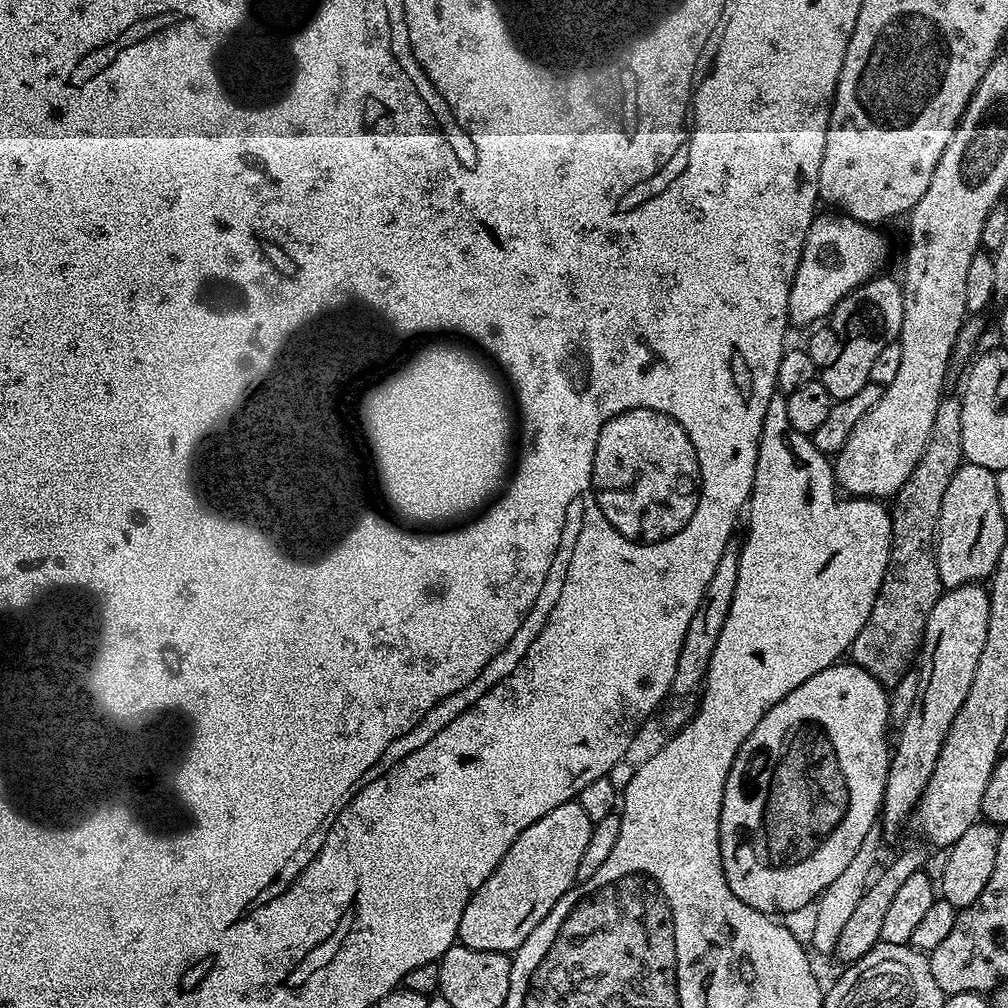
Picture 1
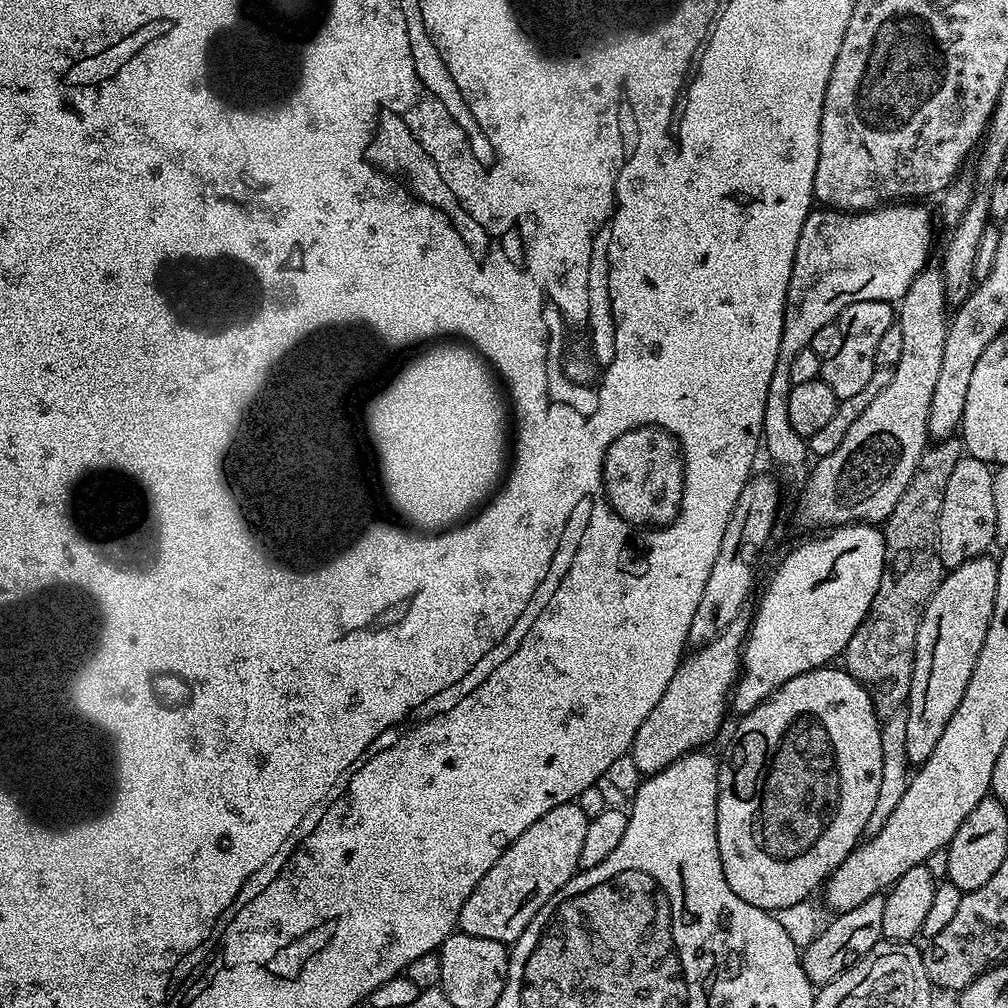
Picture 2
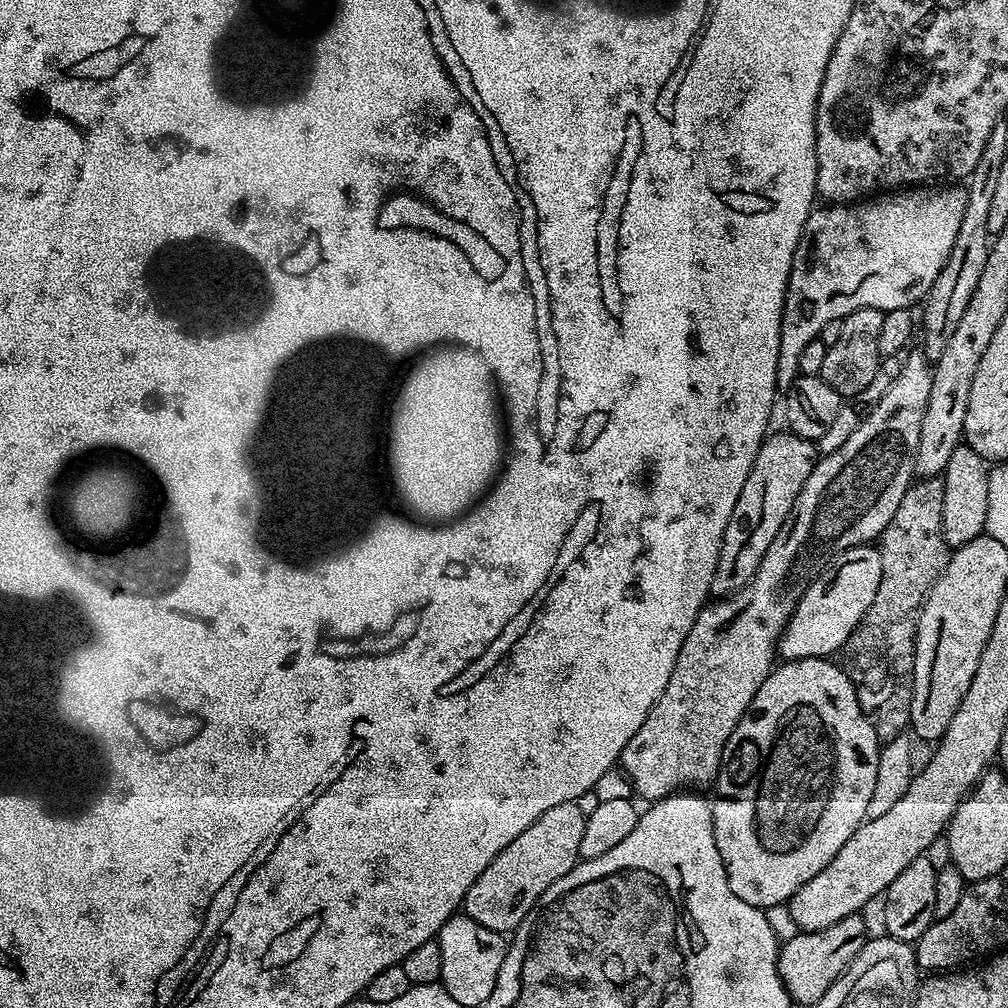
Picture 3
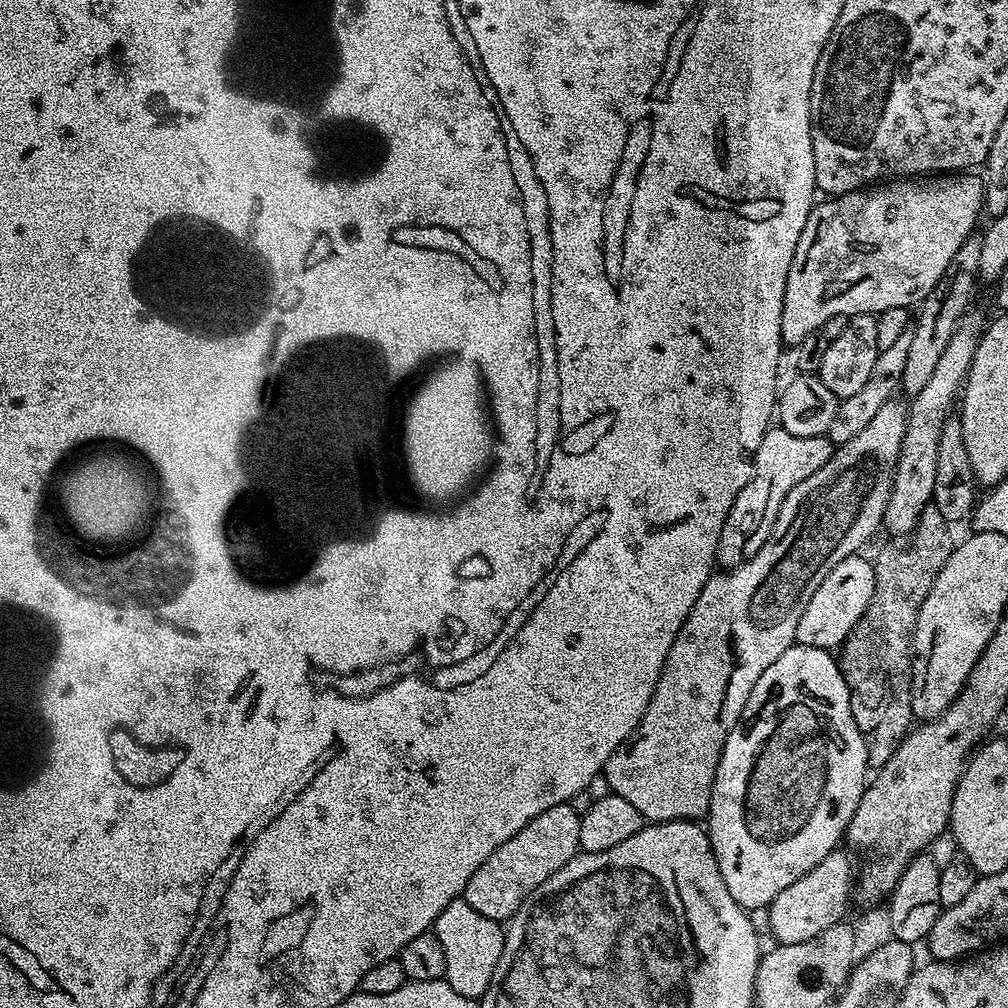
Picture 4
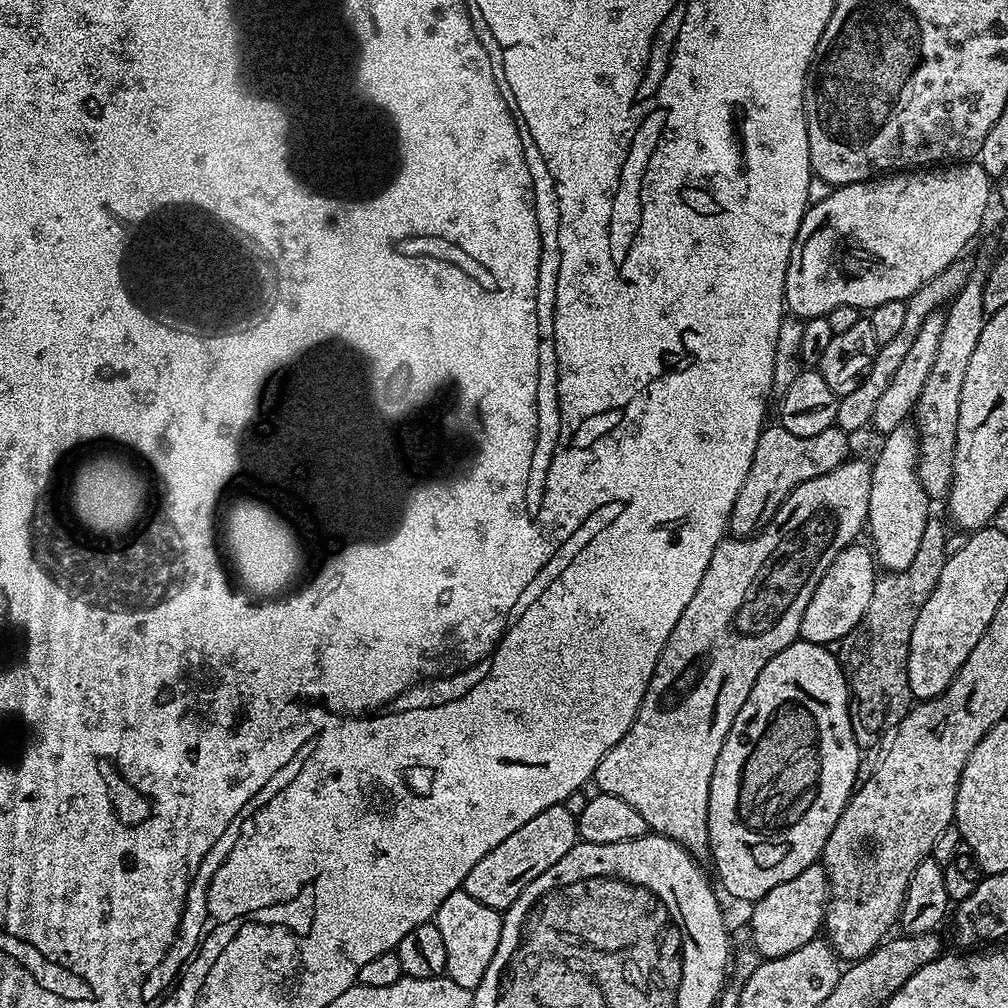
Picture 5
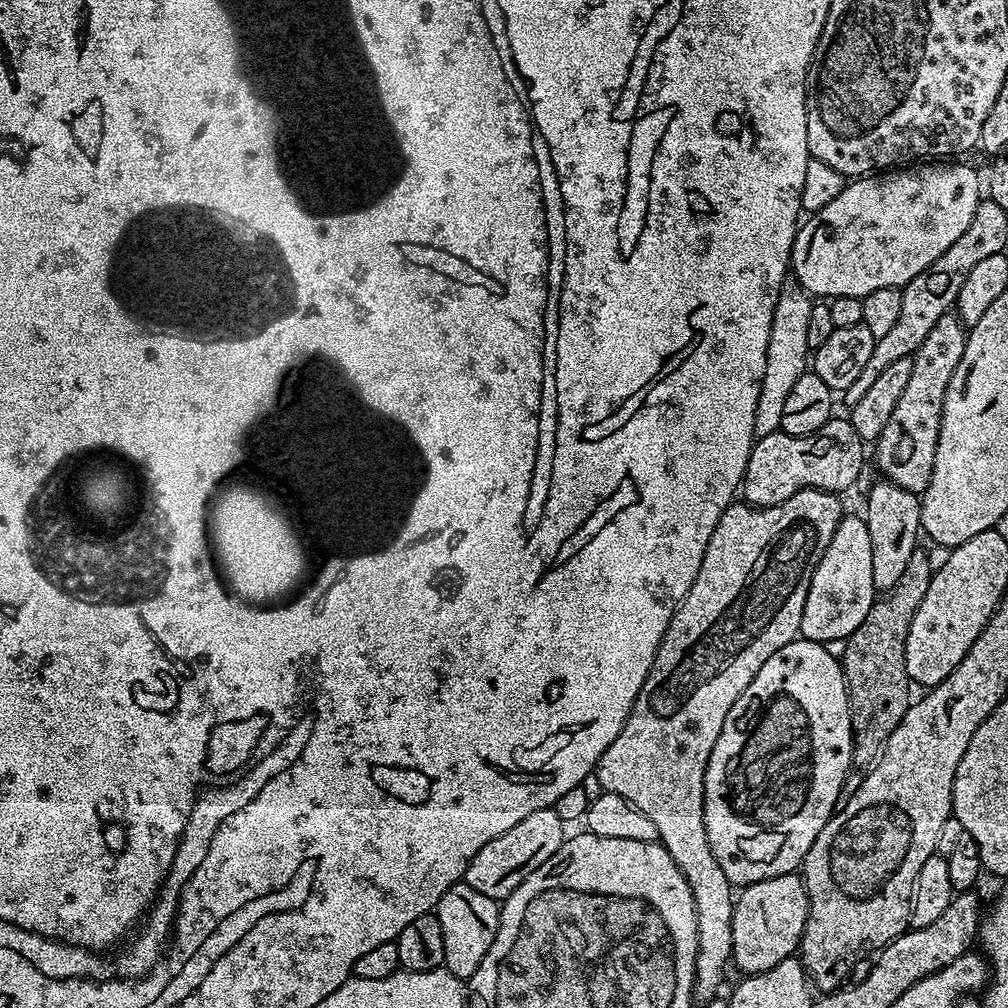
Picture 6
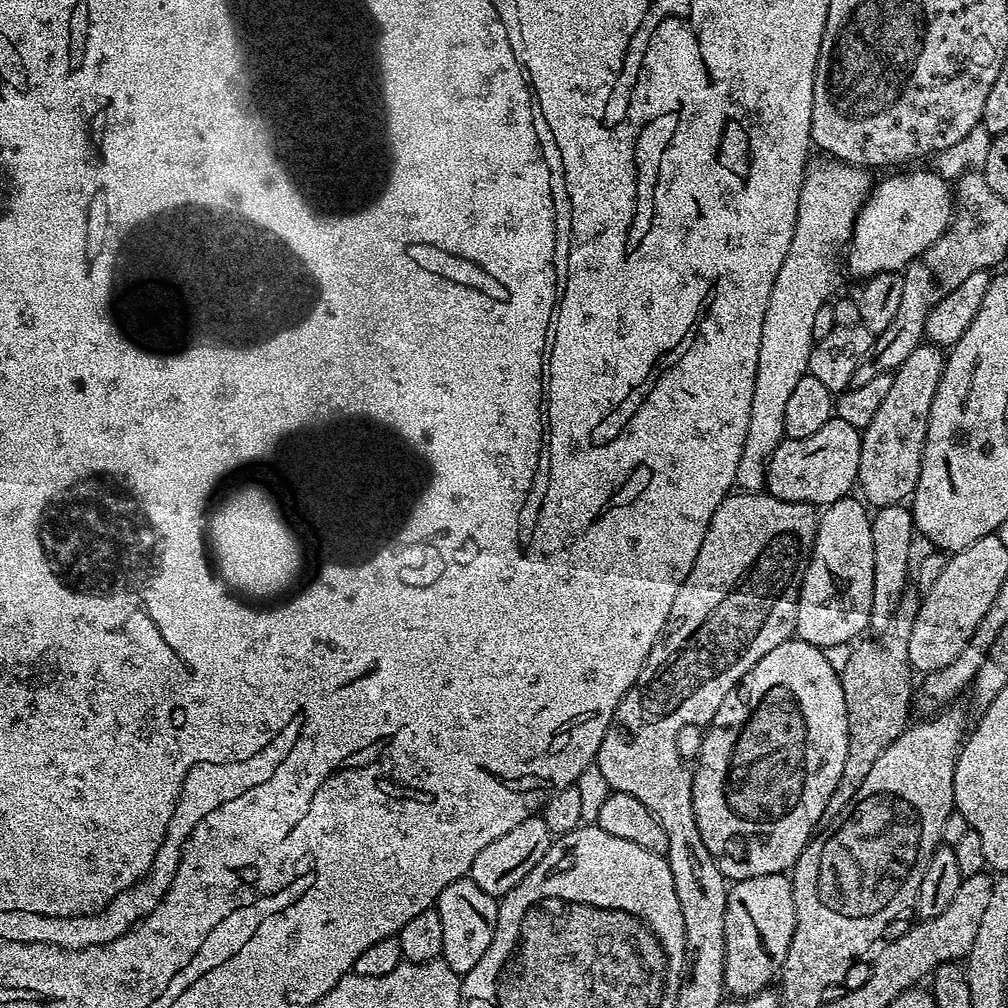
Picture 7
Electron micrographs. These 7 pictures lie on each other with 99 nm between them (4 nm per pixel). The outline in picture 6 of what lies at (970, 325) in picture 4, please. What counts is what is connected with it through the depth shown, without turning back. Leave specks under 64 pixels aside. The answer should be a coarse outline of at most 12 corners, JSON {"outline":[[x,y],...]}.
{"outline":[[868,492],[874,586],[887,594],[922,540],[920,496]]}

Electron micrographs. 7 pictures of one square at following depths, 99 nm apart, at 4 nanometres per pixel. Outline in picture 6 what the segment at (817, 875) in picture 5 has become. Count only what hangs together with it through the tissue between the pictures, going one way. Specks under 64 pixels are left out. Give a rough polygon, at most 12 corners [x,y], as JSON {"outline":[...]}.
{"outline":[[796,872],[743,885],[731,963],[749,976],[799,949],[808,895]]}

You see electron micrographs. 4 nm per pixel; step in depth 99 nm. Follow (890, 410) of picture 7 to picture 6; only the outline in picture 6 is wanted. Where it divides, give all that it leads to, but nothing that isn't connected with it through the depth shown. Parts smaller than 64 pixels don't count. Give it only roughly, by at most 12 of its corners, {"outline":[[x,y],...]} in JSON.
{"outline":[[938,318],[874,441],[885,481],[923,494],[966,328]]}

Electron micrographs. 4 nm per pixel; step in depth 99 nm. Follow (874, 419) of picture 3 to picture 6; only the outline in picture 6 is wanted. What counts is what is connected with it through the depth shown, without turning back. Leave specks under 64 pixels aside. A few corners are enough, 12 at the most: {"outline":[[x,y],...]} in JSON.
{"outline":[[835,495],[734,502],[596,763],[696,919],[692,996],[732,959],[704,825],[722,722],[800,636]]}

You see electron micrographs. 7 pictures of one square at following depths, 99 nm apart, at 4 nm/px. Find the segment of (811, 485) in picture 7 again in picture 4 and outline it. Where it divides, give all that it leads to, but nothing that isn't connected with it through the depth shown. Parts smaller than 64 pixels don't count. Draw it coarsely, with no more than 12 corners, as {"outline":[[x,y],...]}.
{"outline":[[769,427],[726,514],[721,569],[770,538],[798,482],[830,462],[827,435]]}

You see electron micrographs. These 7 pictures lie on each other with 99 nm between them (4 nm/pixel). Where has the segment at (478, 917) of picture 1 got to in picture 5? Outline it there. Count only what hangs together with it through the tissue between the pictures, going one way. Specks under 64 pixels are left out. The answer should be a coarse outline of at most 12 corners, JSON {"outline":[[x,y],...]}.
{"outline":[[534,814],[466,874],[462,890],[506,910],[566,858],[576,817]]}

